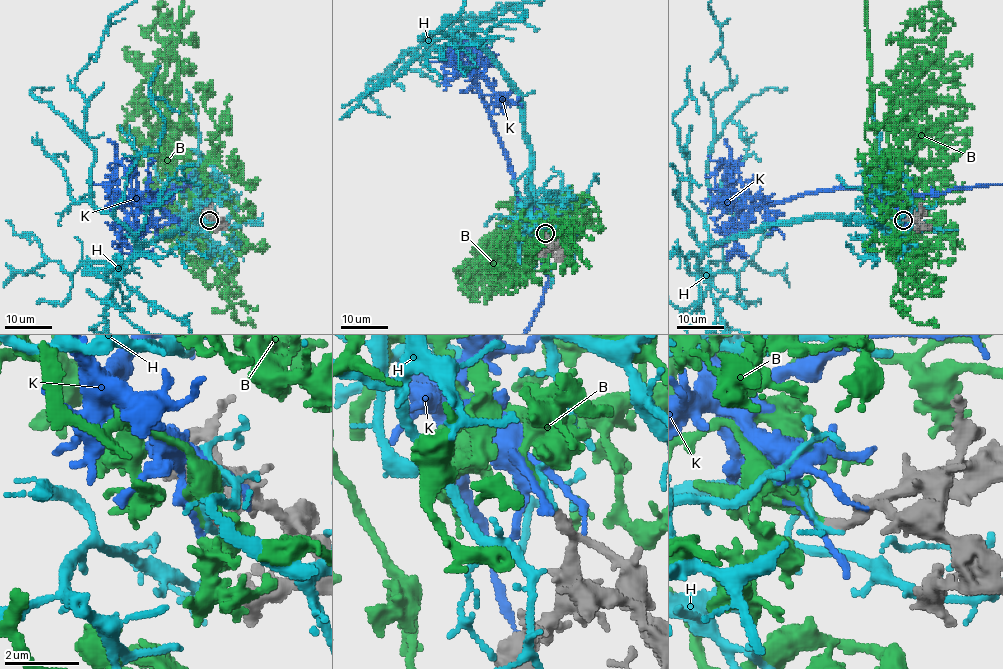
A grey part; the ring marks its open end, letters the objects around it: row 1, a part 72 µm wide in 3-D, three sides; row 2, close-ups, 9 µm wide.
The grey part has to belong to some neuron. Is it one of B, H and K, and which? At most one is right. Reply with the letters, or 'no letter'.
B

